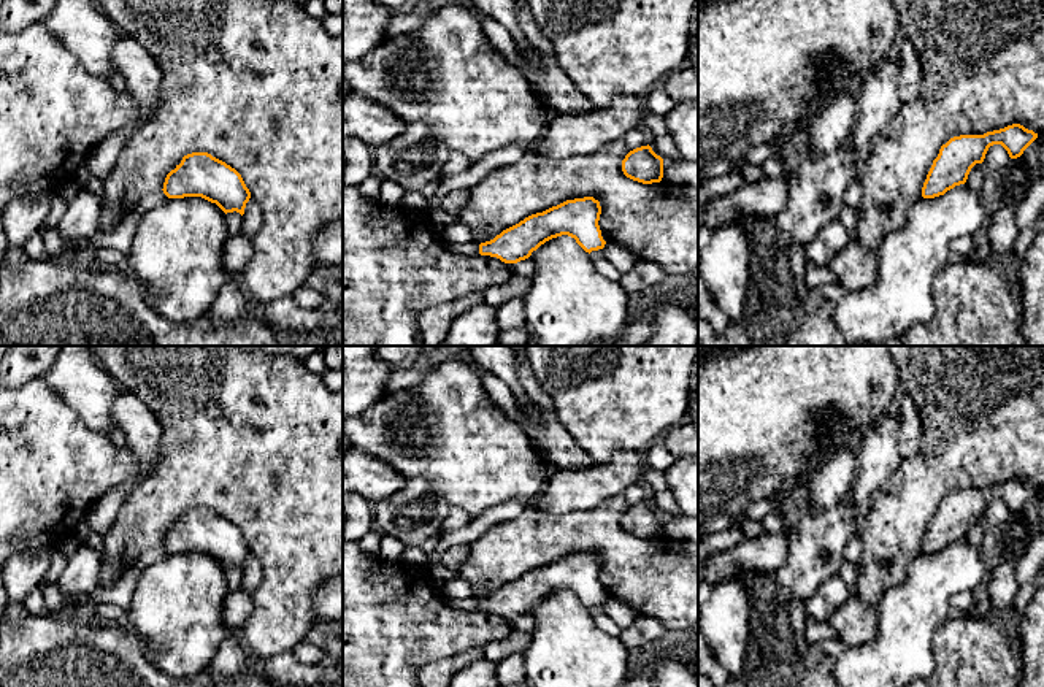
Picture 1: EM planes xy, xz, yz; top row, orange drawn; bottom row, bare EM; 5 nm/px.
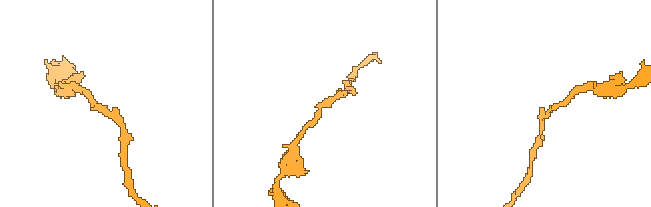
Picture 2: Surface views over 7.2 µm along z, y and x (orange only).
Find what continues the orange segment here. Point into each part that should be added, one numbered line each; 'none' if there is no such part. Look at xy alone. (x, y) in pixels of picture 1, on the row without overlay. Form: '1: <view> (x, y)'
none

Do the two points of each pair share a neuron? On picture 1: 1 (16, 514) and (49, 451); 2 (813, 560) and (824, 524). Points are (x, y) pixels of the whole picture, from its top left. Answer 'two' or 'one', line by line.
1: one
2: one

